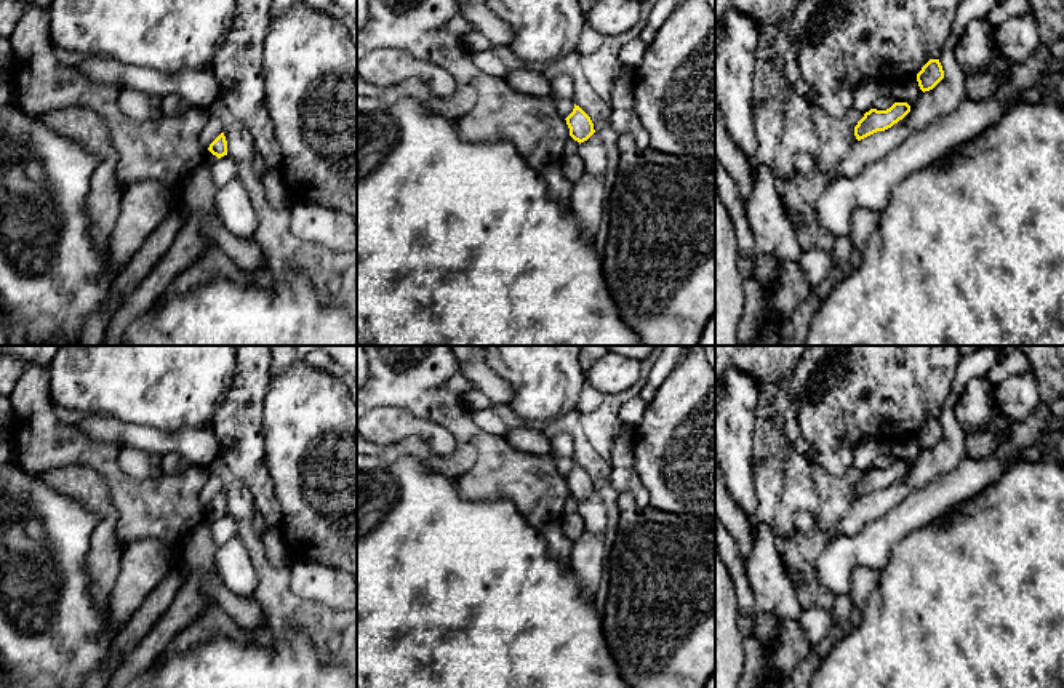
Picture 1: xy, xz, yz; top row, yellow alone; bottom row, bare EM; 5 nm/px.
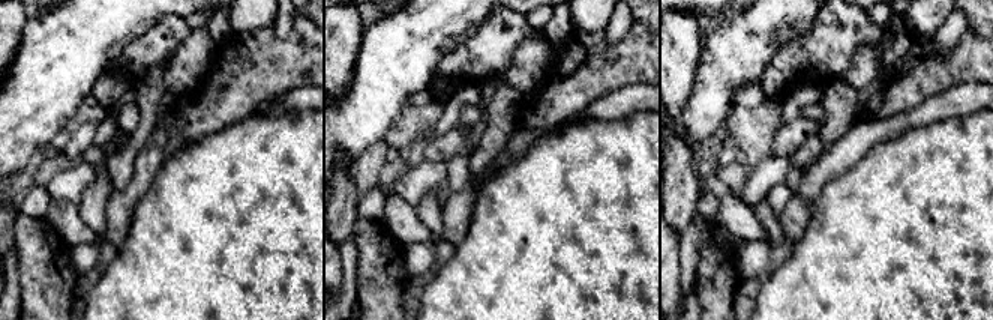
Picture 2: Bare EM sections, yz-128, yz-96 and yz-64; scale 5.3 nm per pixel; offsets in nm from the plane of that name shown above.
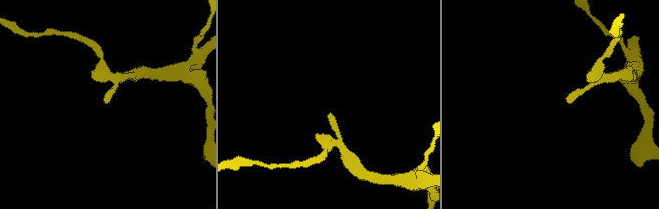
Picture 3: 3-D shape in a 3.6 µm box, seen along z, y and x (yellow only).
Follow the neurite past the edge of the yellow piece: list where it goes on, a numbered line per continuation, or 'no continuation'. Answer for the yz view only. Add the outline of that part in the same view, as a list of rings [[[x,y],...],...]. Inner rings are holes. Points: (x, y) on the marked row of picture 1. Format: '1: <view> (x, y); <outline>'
no continuation

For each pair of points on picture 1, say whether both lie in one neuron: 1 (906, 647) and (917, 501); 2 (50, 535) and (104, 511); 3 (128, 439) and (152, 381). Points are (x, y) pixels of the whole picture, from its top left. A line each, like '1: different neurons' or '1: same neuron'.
1: different neurons
2: different neurons
3: different neurons

